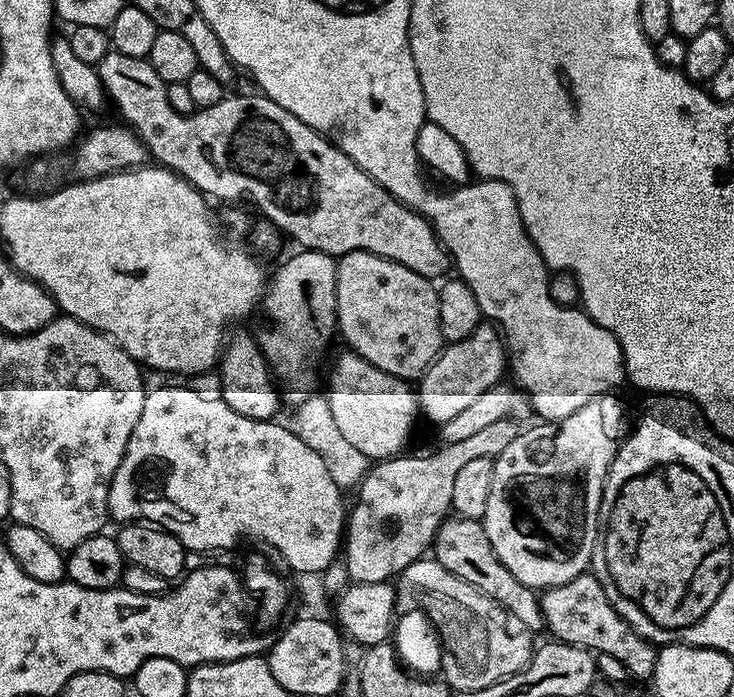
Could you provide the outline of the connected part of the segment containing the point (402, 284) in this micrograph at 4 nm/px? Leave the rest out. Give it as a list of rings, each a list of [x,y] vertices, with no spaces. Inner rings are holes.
[[[348,252],[336,261],[336,327],[355,355],[370,362],[370,366],[409,382],[424,375],[446,344],[440,329],[437,285],[390,258],[369,252]]]

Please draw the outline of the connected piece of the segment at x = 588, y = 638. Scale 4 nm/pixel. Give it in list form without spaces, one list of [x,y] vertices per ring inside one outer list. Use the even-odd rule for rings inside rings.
[[[585,574],[566,582],[562,586],[547,589],[539,597],[540,610],[544,613],[547,631],[556,632],[555,639],[562,644],[579,644],[581,648],[605,652],[615,663],[624,665],[629,677],[651,677],[656,665],[657,645],[638,635],[634,629],[616,613],[603,583],[592,574]]]

